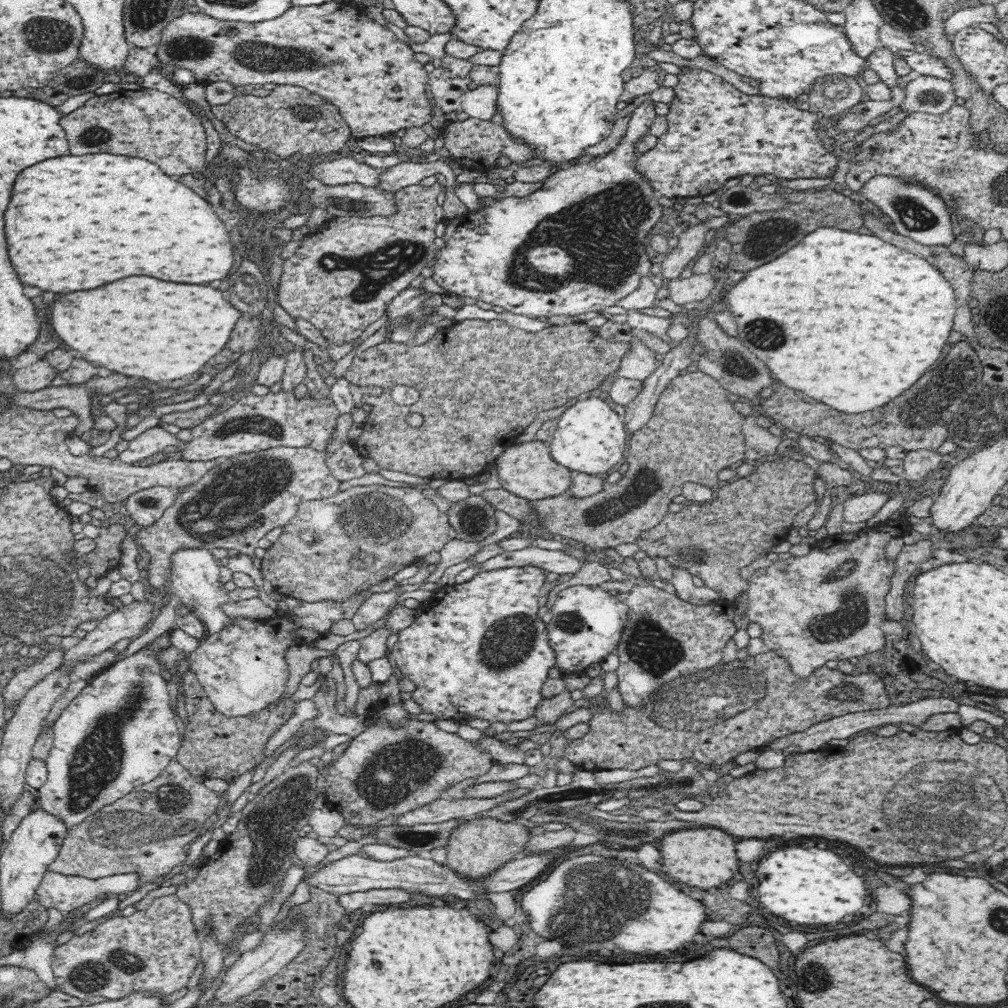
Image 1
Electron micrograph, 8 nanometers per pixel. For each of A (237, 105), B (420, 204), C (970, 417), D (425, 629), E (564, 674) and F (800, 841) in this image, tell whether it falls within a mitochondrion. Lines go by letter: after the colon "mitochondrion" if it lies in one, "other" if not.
A: other
B: other
C: mitochondrion
D: other
E: other
F: other

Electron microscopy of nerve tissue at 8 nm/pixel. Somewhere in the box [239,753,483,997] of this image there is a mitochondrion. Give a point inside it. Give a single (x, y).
(263, 865)

